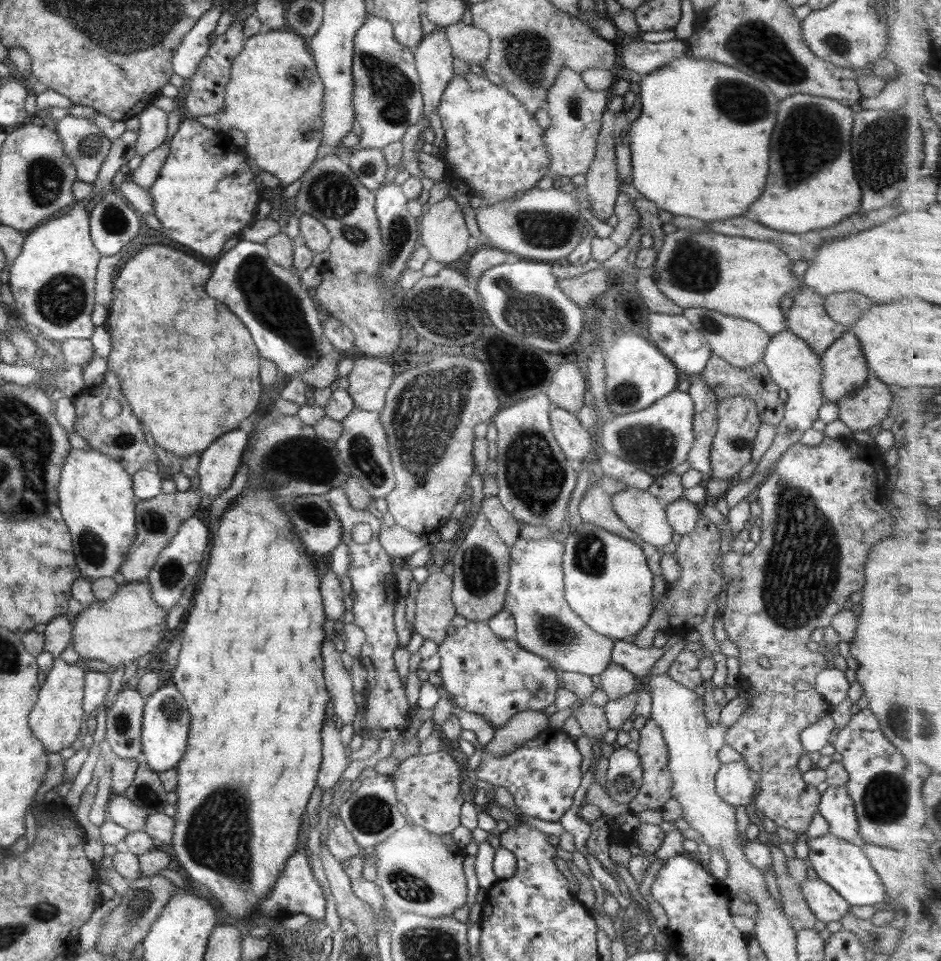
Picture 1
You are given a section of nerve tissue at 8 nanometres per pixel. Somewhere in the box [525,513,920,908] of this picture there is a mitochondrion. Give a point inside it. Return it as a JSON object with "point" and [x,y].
{"point":[884,801]}

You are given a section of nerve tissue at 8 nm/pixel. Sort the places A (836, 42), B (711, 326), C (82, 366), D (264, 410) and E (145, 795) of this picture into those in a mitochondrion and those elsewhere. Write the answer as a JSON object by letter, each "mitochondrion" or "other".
{"A":"mitochondrion","B":"mitochondrion","C":"other","D":"other","E":"mitochondrion"}

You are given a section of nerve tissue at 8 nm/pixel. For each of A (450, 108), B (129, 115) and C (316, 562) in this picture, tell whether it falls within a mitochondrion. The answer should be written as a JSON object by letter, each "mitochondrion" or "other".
{"A":"other","B":"other","C":"other"}

